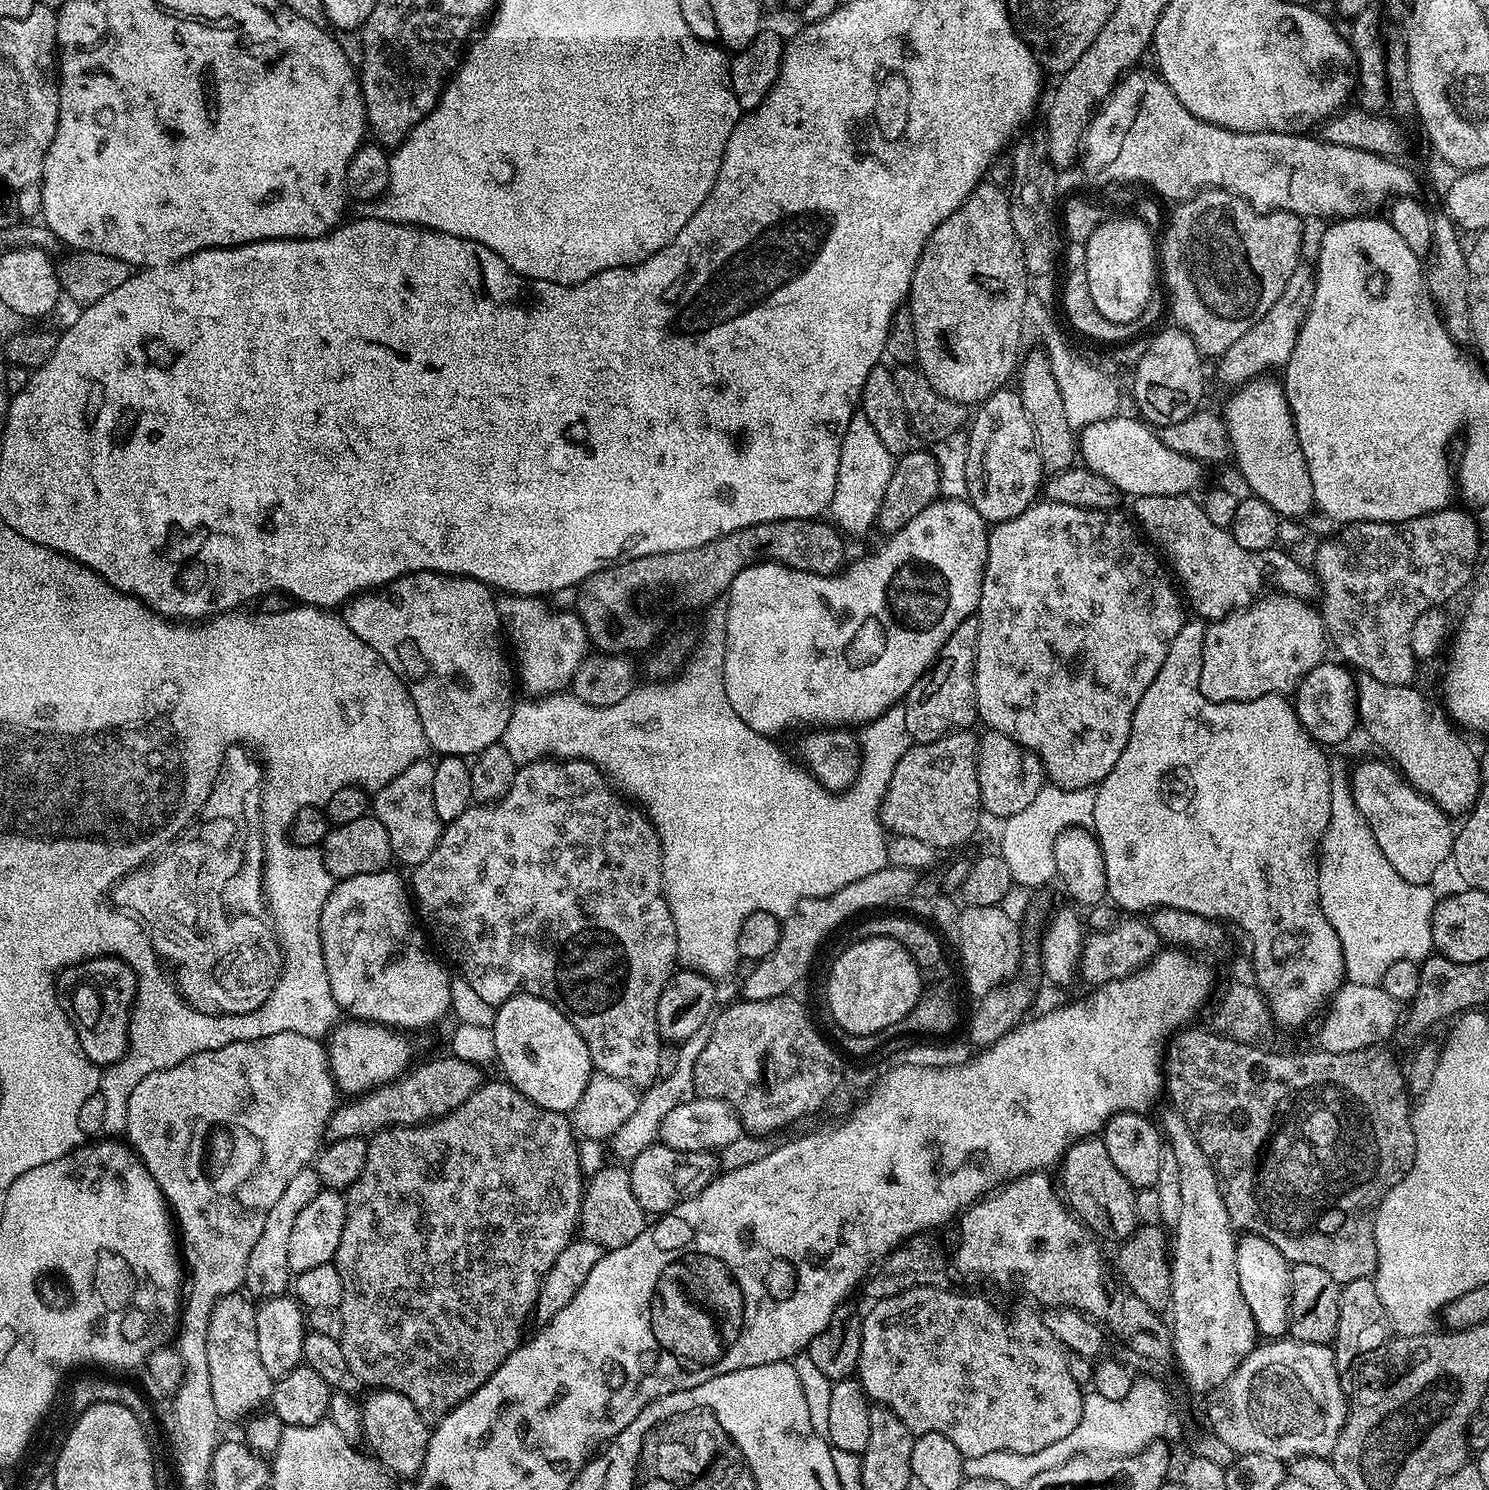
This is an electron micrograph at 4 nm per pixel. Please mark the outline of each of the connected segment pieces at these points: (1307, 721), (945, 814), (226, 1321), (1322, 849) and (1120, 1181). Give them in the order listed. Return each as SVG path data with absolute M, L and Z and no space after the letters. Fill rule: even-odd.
M1325 662L1314 666L1314 670L1310 670L1310 674L1303 676L1294 689L1294 707L1300 724L1310 734L1310 738L1314 738L1321 746L1340 744L1358 728L1357 677L1343 663L1335 663Z
M968 730L951 732L948 736L938 738L925 744L913 743L911 748L902 754L898 766L894 766L894 778L890 778L890 786L886 790L884 800L880 803L880 822L889 833L910 835L926 842L935 850L956 848L964 844L976 832L976 823L982 817L980 791L976 777L976 745L977 737Z
M237 1291L223 1295L217 1301L209 1318L208 1352L210 1389L221 1421L243 1421L259 1409L256 1408L259 1404L269 1403L274 1378L266 1374L266 1366L262 1366L262 1358L258 1354L256 1309L247 1295Z
M1332 756L1328 761L1330 770L1330 822L1320 839L1318 849L1318 898L1326 922L1334 926L1338 942L1342 944L1345 977L1353 984L1379 985L1382 974L1386 974L1393 962L1415 960L1423 962L1433 955L1432 915L1436 909L1437 893L1422 890L1421 885L1406 882L1390 862L1374 838L1366 818L1358 810L1352 797L1350 763L1344 756Z
M1085 1138L1076 1140L1064 1152L1064 1158L1058 1165L1058 1184L1062 1189L1063 1199L1072 1209L1076 1219L1090 1229L1092 1235L1101 1241L1119 1242L1138 1227L1136 1219L1136 1193L1114 1162L1106 1154L1103 1139Z

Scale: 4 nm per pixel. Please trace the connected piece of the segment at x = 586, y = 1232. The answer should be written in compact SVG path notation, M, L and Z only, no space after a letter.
M620 1167L600 1168L590 1176L580 1204L579 1231L583 1239L596 1243L603 1250L621 1248L634 1242L634 1238L638 1238L646 1227L646 1213L642 1206L638 1206L634 1190L630 1190L627 1167Z

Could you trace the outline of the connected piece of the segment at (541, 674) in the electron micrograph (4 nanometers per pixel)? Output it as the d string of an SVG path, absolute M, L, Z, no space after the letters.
M501 595L496 601L507 639L516 647L514 668L518 680L524 683L529 697L552 696L571 685L574 674L584 657L589 655L588 635L580 617L572 610L548 608L549 601L538 596Z

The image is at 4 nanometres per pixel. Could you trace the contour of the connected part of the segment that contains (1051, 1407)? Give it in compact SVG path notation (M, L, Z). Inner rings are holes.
M947 1287L939 1288L911 1288L894 1298L875 1301L868 1313L863 1313L860 1329L862 1342L860 1343L860 1357L856 1363L855 1375L869 1401L890 1409L901 1422L916 1436L937 1432L948 1436L954 1446L966 1458L978 1454L991 1452L1013 1452L1014 1454L1038 1454L1038 1450L1046 1450L1046 1446L1054 1446L1054 1442L1062 1442L1066 1434L1074 1431L1074 1426L1084 1413L1084 1397L1082 1385L1074 1382L1068 1365L1069 1351L1064 1347L1050 1330L1040 1320L1039 1315L1033 1316L1003 1316L994 1305L980 1296L963 1296L960 1292L947 1292Z

